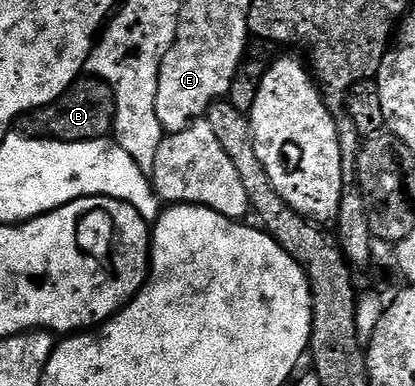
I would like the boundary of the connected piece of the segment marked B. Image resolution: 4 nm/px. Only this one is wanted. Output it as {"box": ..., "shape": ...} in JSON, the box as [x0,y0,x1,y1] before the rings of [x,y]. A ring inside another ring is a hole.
{"box":[16,75,115,141],"shape":[[[86,75],[69,85],[52,103],[22,114],[16,129],[23,137],[39,137],[41,141],[100,141],[111,136],[115,112],[114,88]]]}

